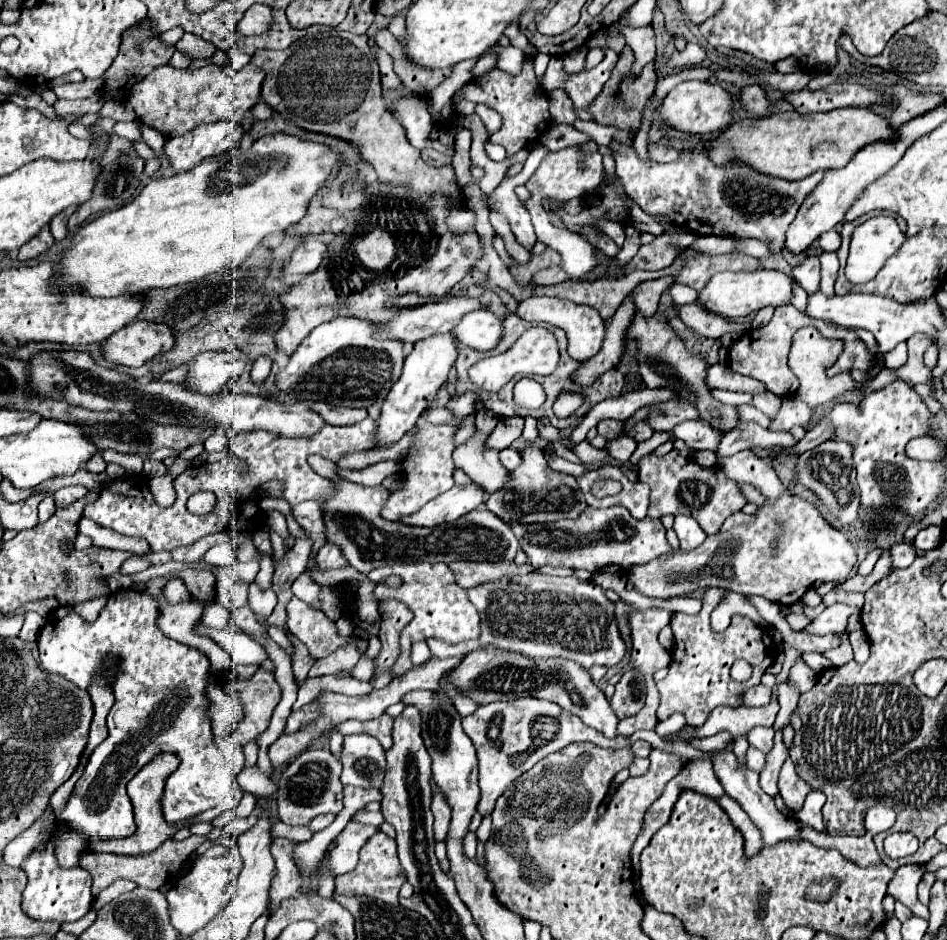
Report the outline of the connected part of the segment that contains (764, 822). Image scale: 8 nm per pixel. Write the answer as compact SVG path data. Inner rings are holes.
M717 751L713 753L711 757L711 763L713 763L713 771L719 779L719 783L723 783L723 789L729 797L733 797L735 801L739 801L739 805L747 811L747 815L751 817L751 821L761 829L763 833L763 841L765 845L775 845L779 841L791 841L791 839L801 839L799 837L799 825L797 821L785 817L783 813L777 811L773 799L763 793L763 789L759 787L759 773L757 771L751 771L749 767L743 767L735 753L733 751Z

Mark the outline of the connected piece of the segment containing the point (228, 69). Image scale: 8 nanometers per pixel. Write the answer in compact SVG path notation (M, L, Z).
M247 63L235 71L231 65L207 65L203 69L173 69L161 65L153 69L145 79L135 83L127 101L133 105L141 123L163 133L165 139L185 135L187 131L213 121L229 121L241 125L243 117L257 105L265 71Z

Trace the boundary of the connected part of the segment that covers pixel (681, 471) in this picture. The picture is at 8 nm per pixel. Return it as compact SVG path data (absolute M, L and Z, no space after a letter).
M677 449L671 453L657 457L657 455L645 455L639 461L639 481L647 483L651 487L651 503L649 503L649 517L663 517L667 513L671 515L691 515L697 519L701 529L707 535L713 535L719 531L723 521L733 515L735 511L741 511L747 499L719 467L703 469L689 457L681 457Z

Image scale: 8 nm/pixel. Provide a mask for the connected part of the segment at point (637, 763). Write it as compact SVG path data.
M635 758L629 766L629 773L631 773L631 777L639 777L639 775L647 773L647 769L649 769L649 758Z

